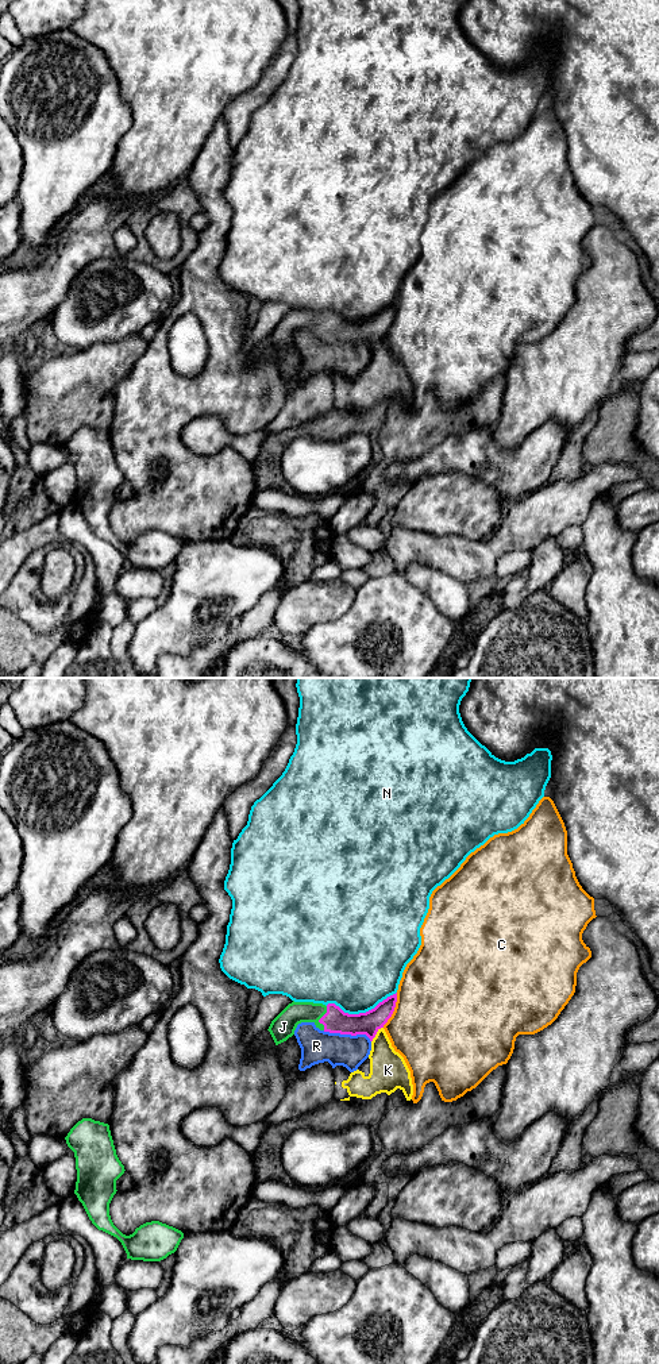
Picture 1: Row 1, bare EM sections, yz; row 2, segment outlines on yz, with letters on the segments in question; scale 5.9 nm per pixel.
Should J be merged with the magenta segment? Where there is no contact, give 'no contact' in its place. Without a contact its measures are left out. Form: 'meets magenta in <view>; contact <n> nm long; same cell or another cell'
meets magenta in yz; contact 150 nm long; same cell

